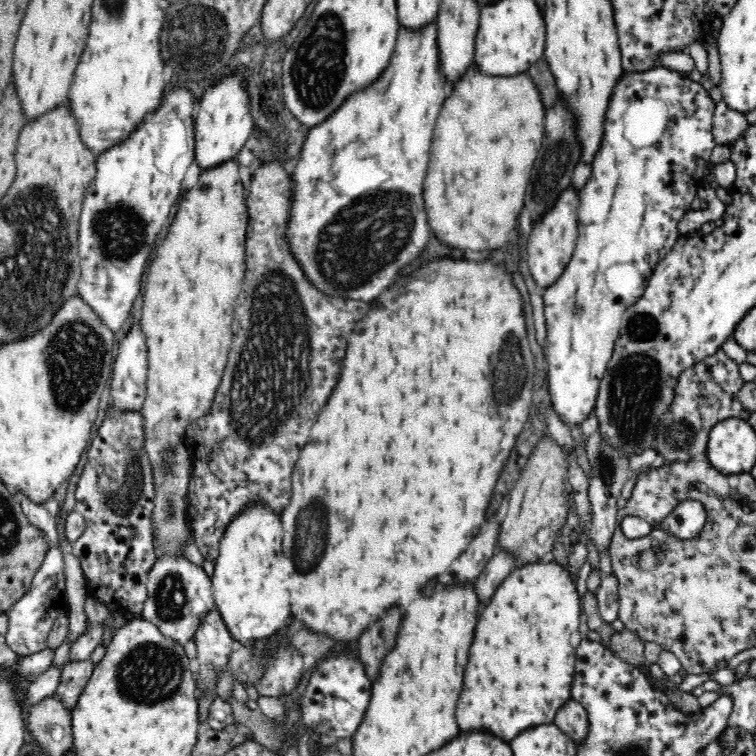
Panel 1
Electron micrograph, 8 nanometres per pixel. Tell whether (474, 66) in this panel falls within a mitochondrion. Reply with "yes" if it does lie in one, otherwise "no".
no

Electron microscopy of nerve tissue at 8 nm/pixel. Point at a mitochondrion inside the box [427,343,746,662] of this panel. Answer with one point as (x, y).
(680, 435)

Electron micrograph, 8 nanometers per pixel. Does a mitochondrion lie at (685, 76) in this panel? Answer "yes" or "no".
no

